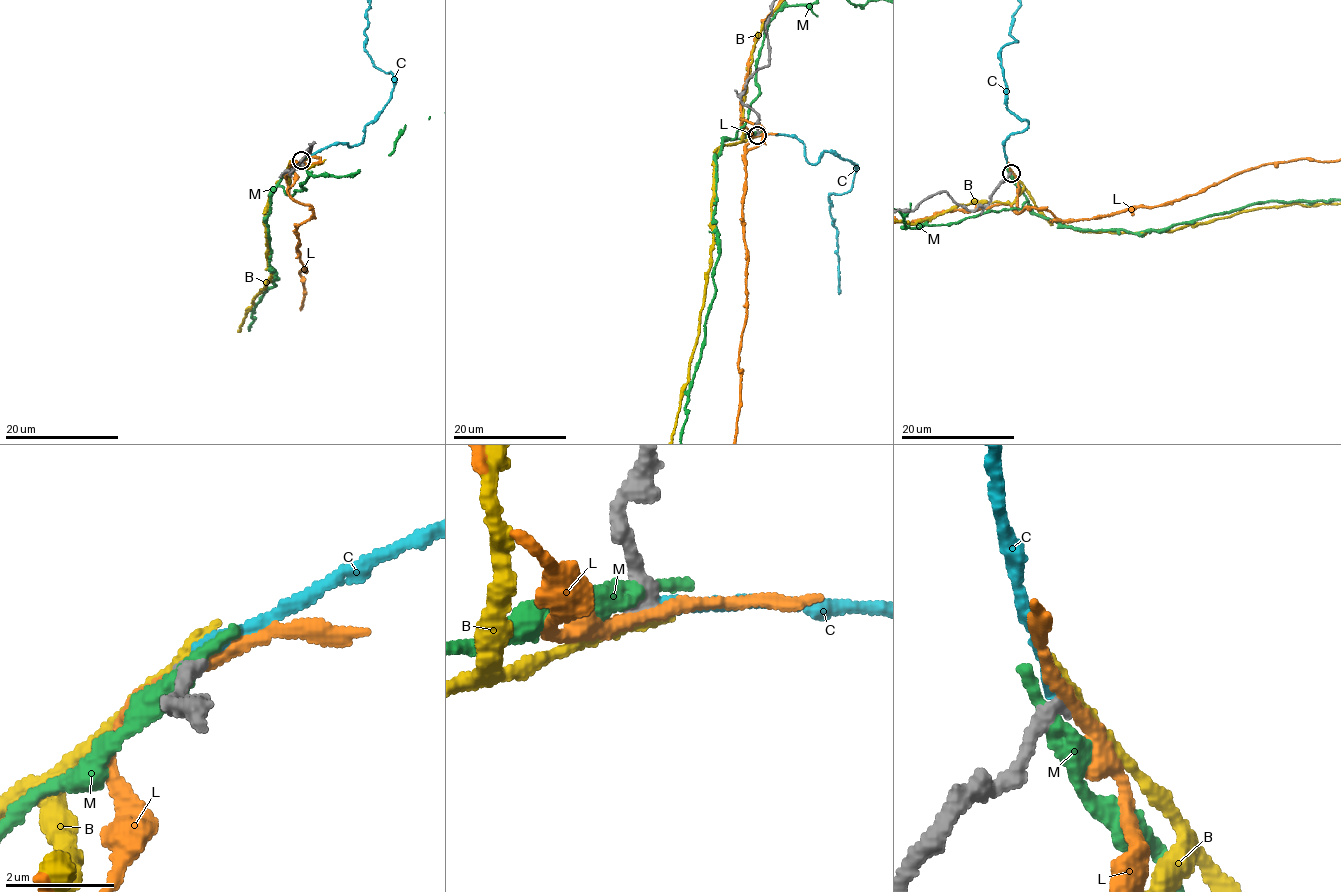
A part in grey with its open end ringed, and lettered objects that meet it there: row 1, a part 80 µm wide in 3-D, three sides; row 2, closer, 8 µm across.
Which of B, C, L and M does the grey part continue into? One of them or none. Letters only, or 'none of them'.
none of them

